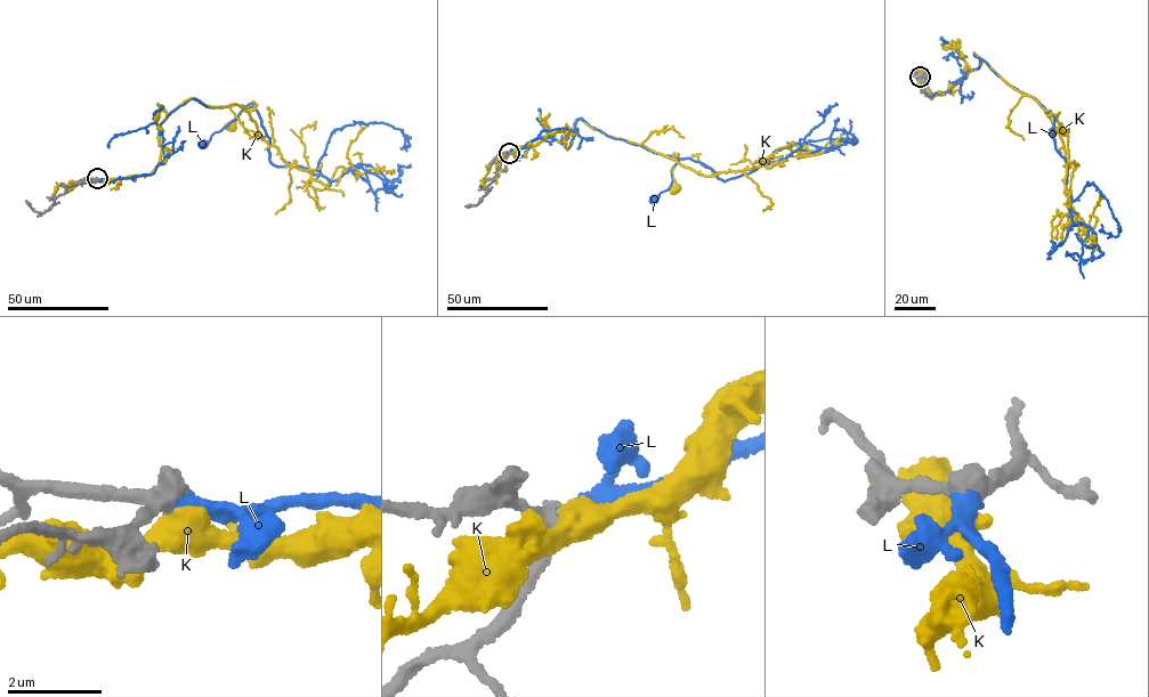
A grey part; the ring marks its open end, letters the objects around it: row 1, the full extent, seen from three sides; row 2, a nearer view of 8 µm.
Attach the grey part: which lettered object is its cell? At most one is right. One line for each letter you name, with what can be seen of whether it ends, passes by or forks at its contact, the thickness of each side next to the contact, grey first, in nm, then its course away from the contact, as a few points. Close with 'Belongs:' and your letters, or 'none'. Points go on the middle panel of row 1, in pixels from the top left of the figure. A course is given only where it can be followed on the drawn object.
L: it ends; calibres 400 and 400 nm; course (509, 153), (558, 128), (568, 131), (567, 148), (581, 119), (676, 157), (669, 188), (653, 199)
Belongs: L

